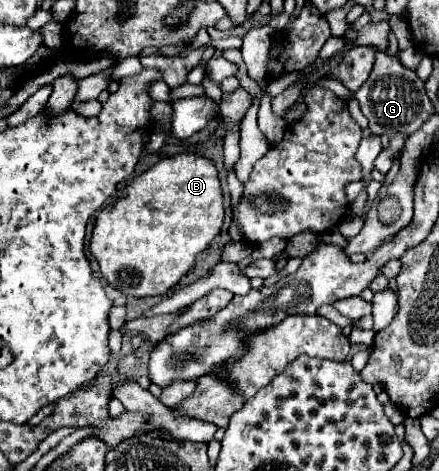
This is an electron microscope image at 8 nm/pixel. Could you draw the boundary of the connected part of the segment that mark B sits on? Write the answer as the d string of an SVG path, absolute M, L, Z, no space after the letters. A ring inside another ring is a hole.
M179 153L161 159L145 173L131 179L119 199L98 212L89 249L99 263L103 277L117 291L129 297L163 295L189 271L197 251L203 251L221 231L223 215L223 195L215 165L201 155Z

